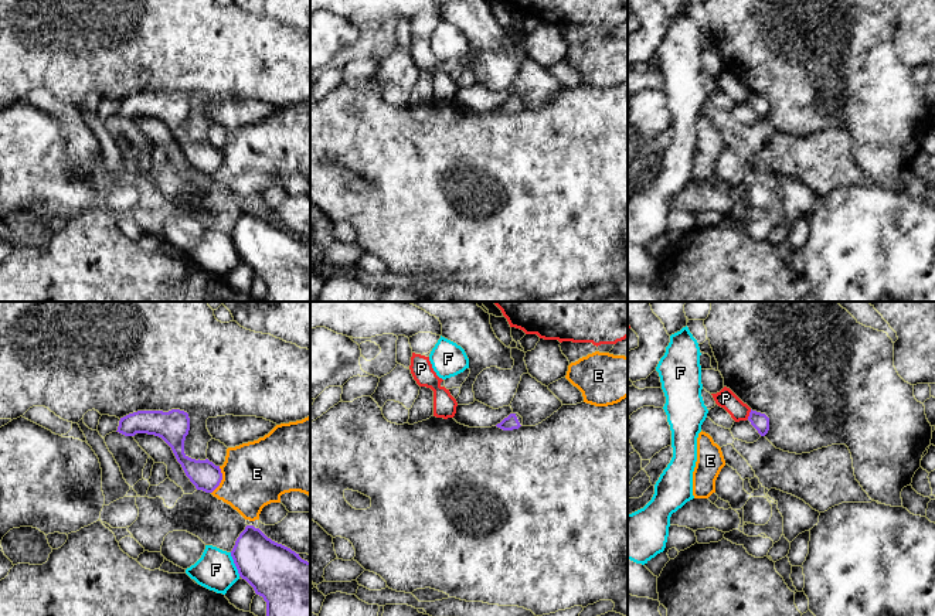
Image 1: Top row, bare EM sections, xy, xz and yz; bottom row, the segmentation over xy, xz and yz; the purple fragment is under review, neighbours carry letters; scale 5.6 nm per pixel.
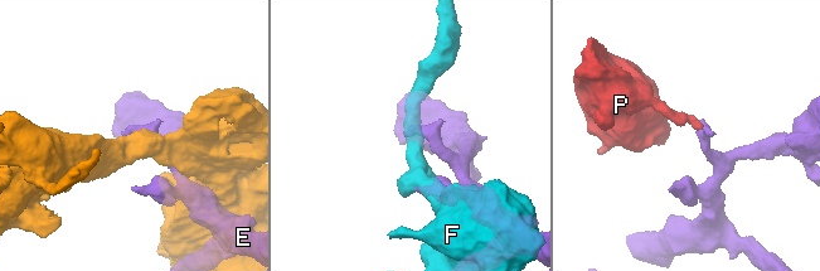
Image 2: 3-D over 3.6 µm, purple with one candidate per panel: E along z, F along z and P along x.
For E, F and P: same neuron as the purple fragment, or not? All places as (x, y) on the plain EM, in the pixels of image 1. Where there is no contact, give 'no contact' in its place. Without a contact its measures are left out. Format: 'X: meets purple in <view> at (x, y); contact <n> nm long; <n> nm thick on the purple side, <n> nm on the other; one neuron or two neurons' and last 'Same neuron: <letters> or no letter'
E: meets purple in xy at (221, 162); contact 170 nm long; 170 nm thick on the purple side, 360 nm on the other; two neurons
F: meets purple in xy at (234, 245); contact 150 nm long; 320 nm thick on the purple side, 220 nm on the other; two neurons
P: meets purple in yz at (750, 97); contact 60 nm long; 100 nm thick on the purple side, 110 nm on the other; two neurons
Same neuron: no letter

